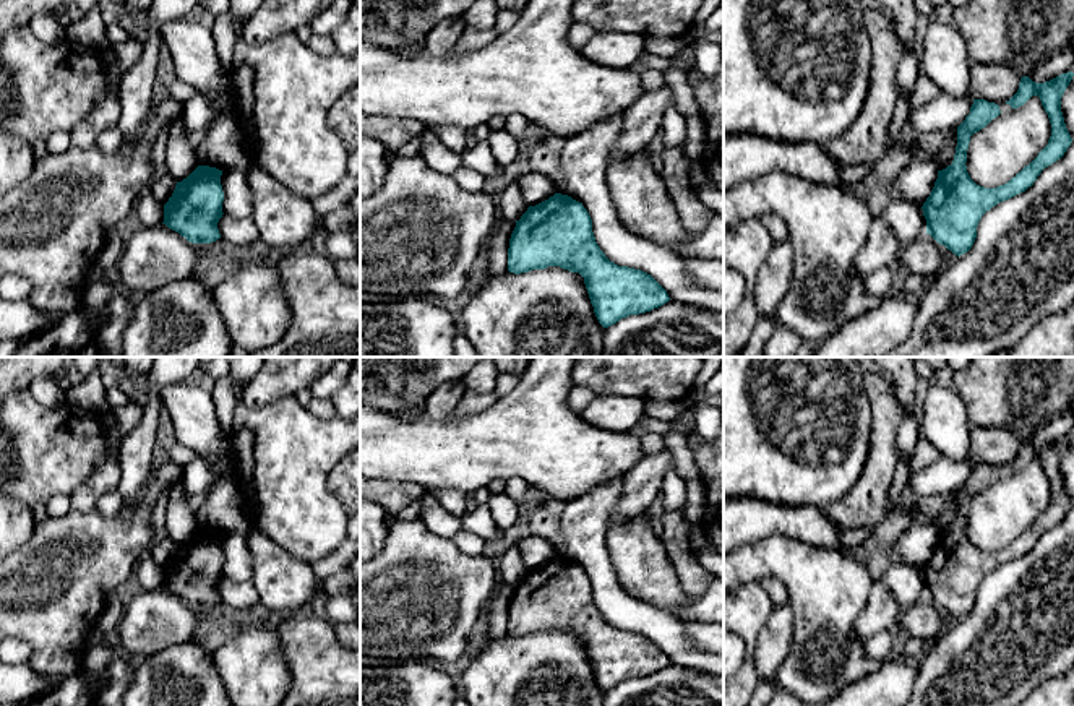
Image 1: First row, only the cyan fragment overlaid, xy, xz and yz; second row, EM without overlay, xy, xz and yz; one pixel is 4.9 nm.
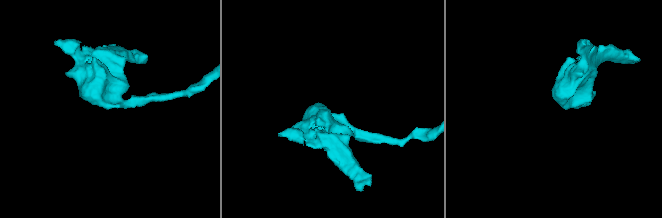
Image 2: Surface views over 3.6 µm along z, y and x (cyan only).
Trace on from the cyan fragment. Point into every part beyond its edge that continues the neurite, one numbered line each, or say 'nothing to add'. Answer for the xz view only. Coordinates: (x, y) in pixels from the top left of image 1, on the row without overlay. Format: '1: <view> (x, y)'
nothing to add

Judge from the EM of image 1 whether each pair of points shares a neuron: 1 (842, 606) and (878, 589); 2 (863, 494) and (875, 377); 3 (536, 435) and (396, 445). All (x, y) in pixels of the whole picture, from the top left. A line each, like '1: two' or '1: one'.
1: two
2: one
3: one

